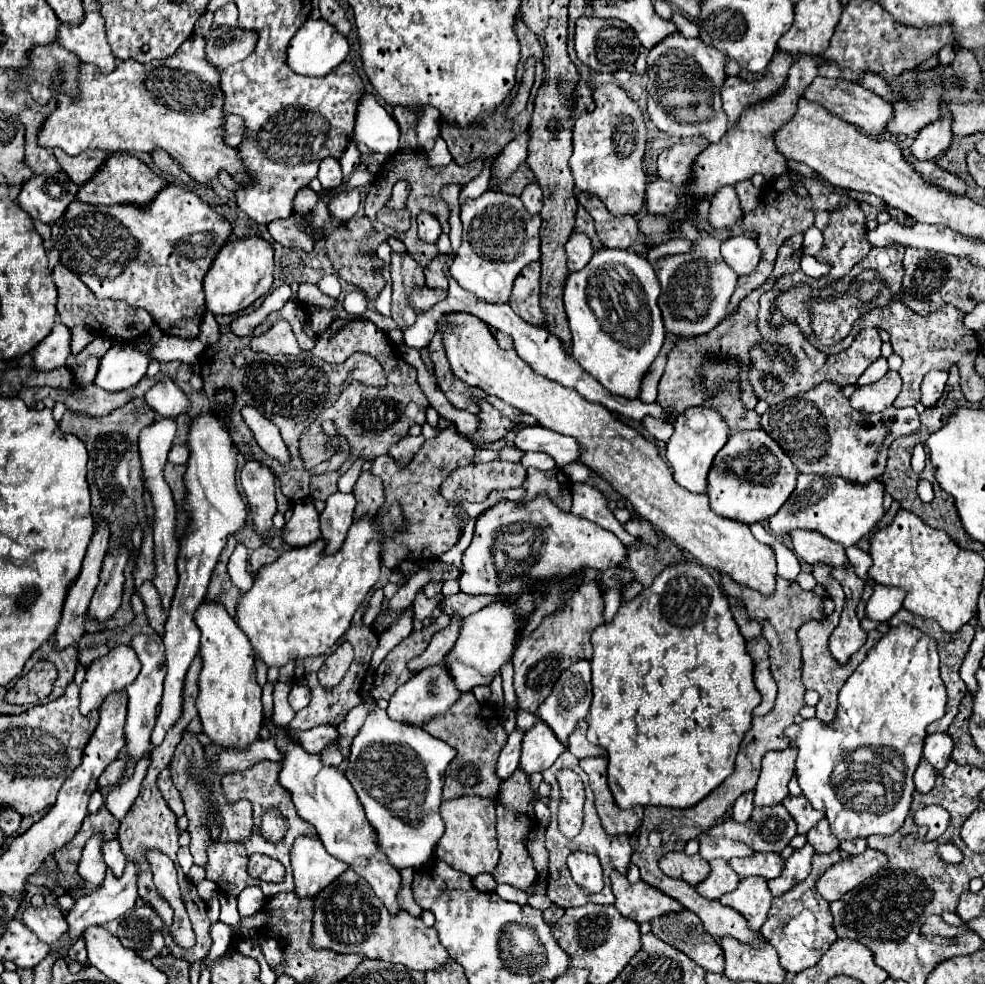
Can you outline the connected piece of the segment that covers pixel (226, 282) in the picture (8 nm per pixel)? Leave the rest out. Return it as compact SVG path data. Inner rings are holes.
M259 236L251 238L235 238L227 242L219 256L215 258L211 270L205 280L205 296L207 310L213 314L235 314L251 306L257 298L267 294L273 286L273 248Z

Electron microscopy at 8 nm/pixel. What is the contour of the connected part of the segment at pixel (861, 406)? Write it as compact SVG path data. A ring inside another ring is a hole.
M887 372L879 382L861 386L849 398L853 410L859 412L883 412L887 406L893 404L901 390L901 376L897 372Z

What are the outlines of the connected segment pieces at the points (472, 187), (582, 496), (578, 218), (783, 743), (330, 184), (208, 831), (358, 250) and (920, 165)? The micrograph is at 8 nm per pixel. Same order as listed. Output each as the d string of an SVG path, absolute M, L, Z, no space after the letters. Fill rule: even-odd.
M489 157L483 161L482 173L480 173L475 179L466 184L460 192L459 204L463 204L467 199L473 199L479 197L489 188L489 177L491 176L491 165L495 161L496 157Z
M575 484L573 486L573 506L571 506L571 512L575 516L587 518L587 520L599 524L601 528L613 532L625 544L633 544L637 540L631 534L627 534L625 528L617 522L617 518L613 516L613 512L607 506L607 498L595 486L589 486L589 484Z
M579 206L579 208L577 208L577 214L575 214L575 230L585 232L585 234L591 238L591 242L593 242L593 248L595 248L595 250L603 248L603 246L601 246L601 242L599 242L599 238L597 238L597 234L595 234L593 218L589 216L589 212L585 212L585 210L583 210L583 206Z
M721 576L721 586L729 596L739 596L747 608L749 618L757 620L763 628L763 636L769 642L769 662L771 662L771 674L773 680L777 682L777 698L775 698L775 706L767 716L759 716L753 718L753 728L745 734L743 742L741 742L741 750L737 754L735 760L735 772L719 786L715 788L705 800L701 800L697 806L693 808L685 808L685 810L677 810L677 808L657 808L657 806L647 806L645 808L645 816L643 822L639 826L639 830L635 830L631 834L631 862L639 868L641 872L641 880L647 884L653 884L657 890L661 890L663 894L675 898L683 908L689 908L691 912L695 912L701 922L703 928L715 936L715 938L723 938L723 936L733 936L741 942L751 942L753 946L761 946L767 944L763 940L763 936L759 932L753 932L747 926L747 920L739 914L733 912L731 908L721 906L721 902L715 900L707 900L701 898L691 884L681 882L681 879L669 878L665 876L661 870L657 870L657 862L661 858L661 854L671 852L671 850L683 850L687 840L697 838L701 832L707 832L709 828L717 826L723 816L727 814L727 810L733 806L733 802L745 794L751 792L757 784L759 772L761 772L761 758L769 752L769 750L785 750L787 748L787 740L783 736L783 730L789 728L793 724L793 718L799 714L799 710L805 706L803 694L805 694L805 686L801 682L801 672L803 672L803 660L801 660L801 646L797 642L797 630L809 622L809 620L819 620L825 618L823 612L823 598L817 596L815 592L807 592L803 590L795 580L783 580L777 578L777 590L773 596L763 596L751 588L743 588L737 582L731 582L729 576Z
M325 158L319 166L319 176L317 176L323 184L325 190L333 190L339 188L343 184L343 172L341 172L341 164L337 158Z
M195 718L185 728L185 734L181 742L175 748L175 754L171 758L171 780L175 788L181 794L181 800L185 804L185 818L189 820L187 832L191 834L191 856L193 864L203 866L207 862L207 846L213 842L235 842L245 840L251 834L253 828L253 806L247 800L239 800L235 804L229 804L225 800L225 794L221 790L221 774L213 772L209 768L211 758L205 754L205 746L195 738L201 732L201 720ZM239 818L239 820L237 820Z
M361 216L361 218L351 218L349 222L338 225L333 231L326 236L326 251L335 272L339 274L339 278L343 278L345 282L357 286L359 290L365 292L365 296L369 300L375 300L379 296L379 292L383 290L386 282L381 274L377 274L373 270L371 256L375 254L377 246L387 240L385 232L375 232L373 224L369 218ZM343 227L343 236L342 236Z
M903 154L903 158L905 158L907 162L911 162L911 166L921 174L921 178L923 178L927 184L939 186L939 188L949 190L949 192L965 194L965 190L967 190L965 182L963 182L959 176L941 170L935 162L931 162L931 160L927 160L927 162L917 162L917 158L913 158L911 154Z

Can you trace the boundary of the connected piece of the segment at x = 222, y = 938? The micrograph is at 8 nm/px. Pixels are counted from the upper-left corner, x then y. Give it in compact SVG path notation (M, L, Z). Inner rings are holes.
M218 921L211 925L210 936L212 939L212 946L206 958L208 960L215 960L229 950L232 944L231 928L221 921Z

